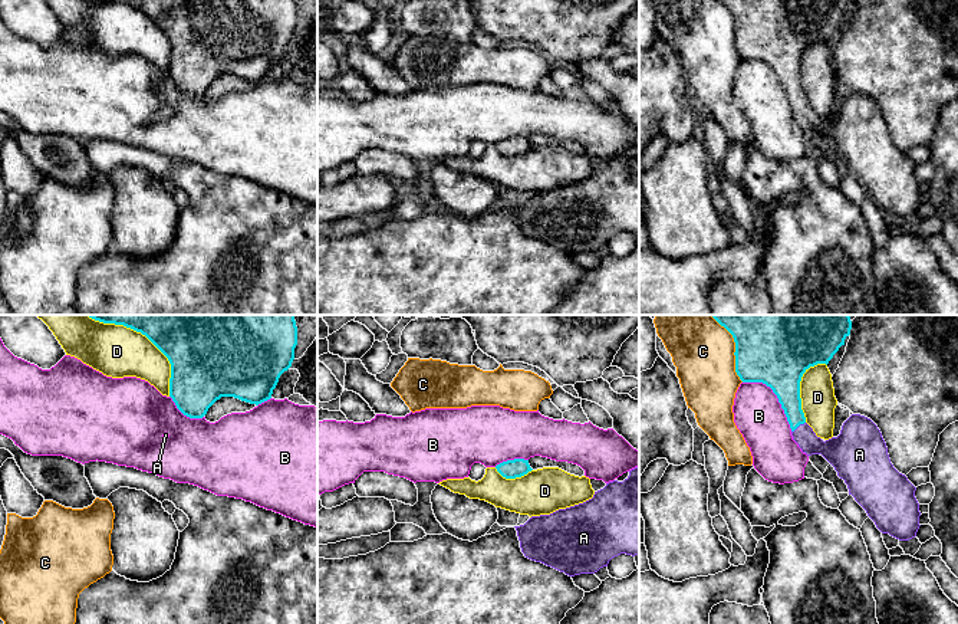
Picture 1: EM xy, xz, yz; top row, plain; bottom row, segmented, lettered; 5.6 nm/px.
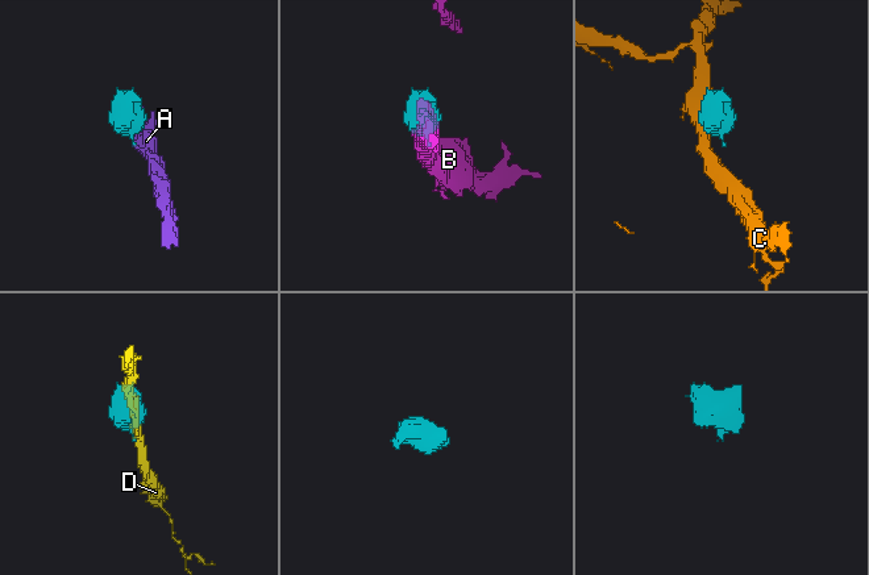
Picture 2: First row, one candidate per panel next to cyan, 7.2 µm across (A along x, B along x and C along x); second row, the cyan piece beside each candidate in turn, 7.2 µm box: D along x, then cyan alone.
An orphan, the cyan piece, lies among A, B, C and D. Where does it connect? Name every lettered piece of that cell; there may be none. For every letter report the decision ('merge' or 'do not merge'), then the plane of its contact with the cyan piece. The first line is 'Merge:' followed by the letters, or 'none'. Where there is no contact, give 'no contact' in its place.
Merge: A
A: merge | yz
B: do not merge | yz
C: do not merge | yz
D: do not merge | xy

